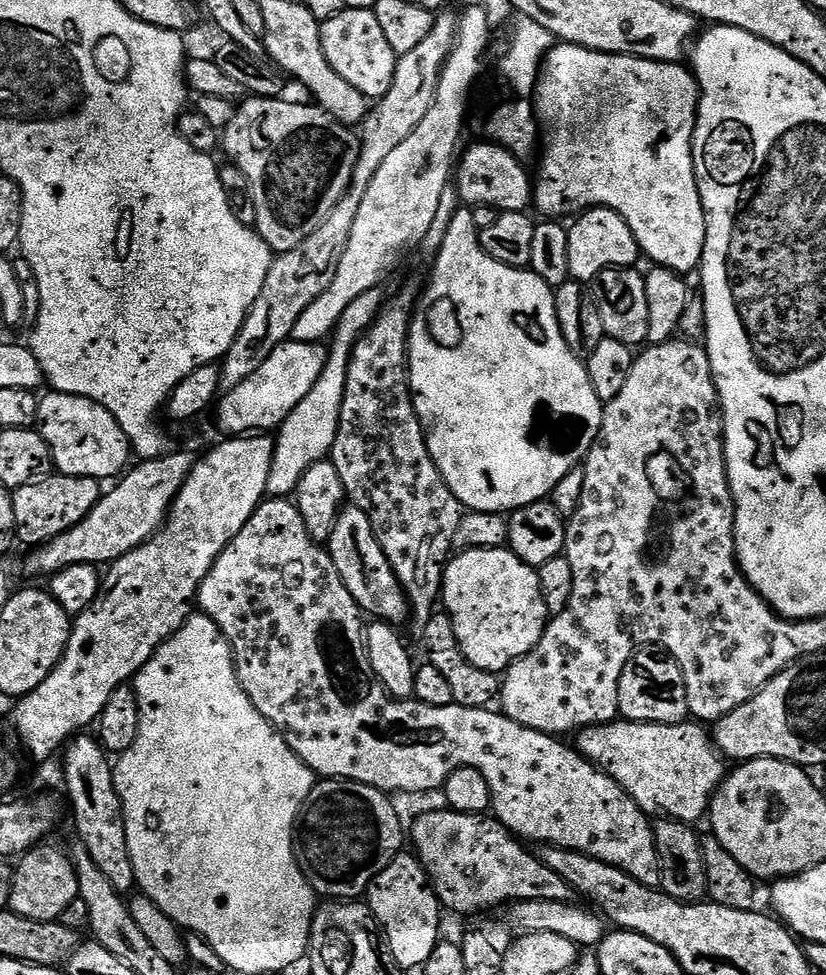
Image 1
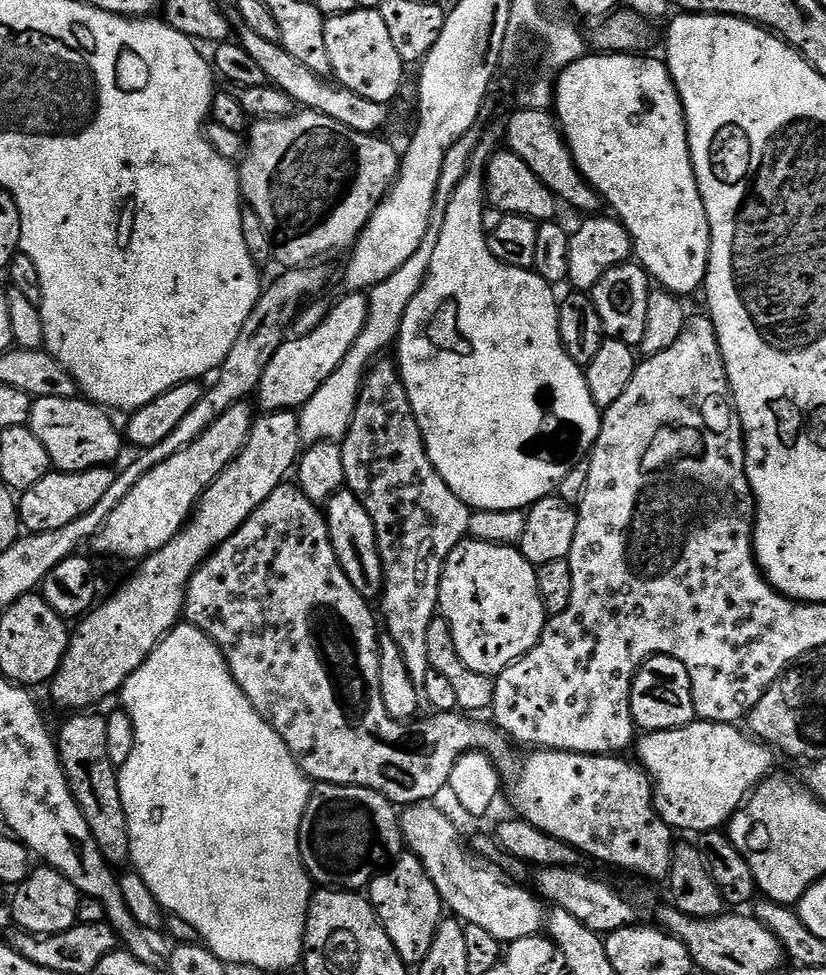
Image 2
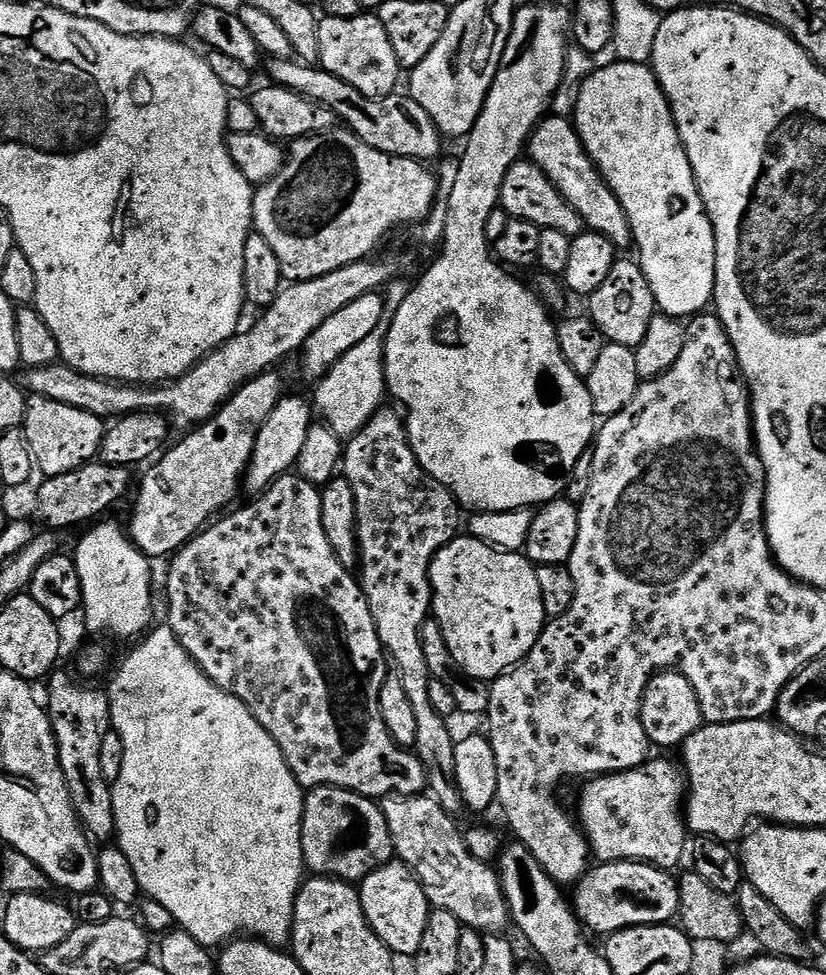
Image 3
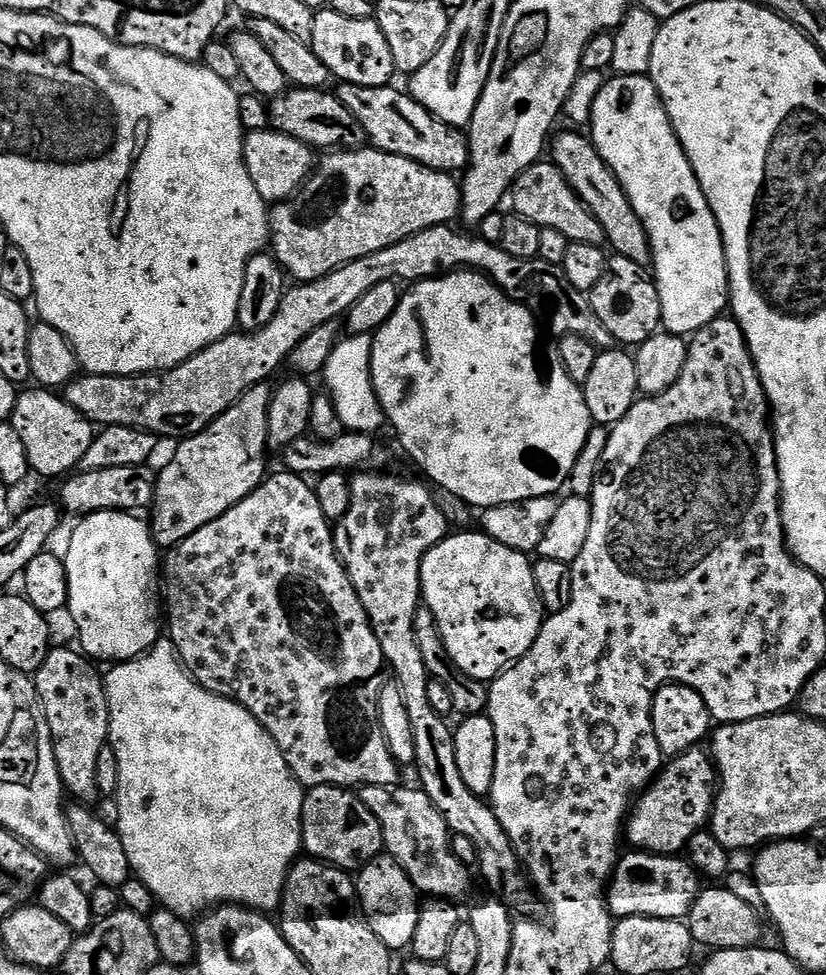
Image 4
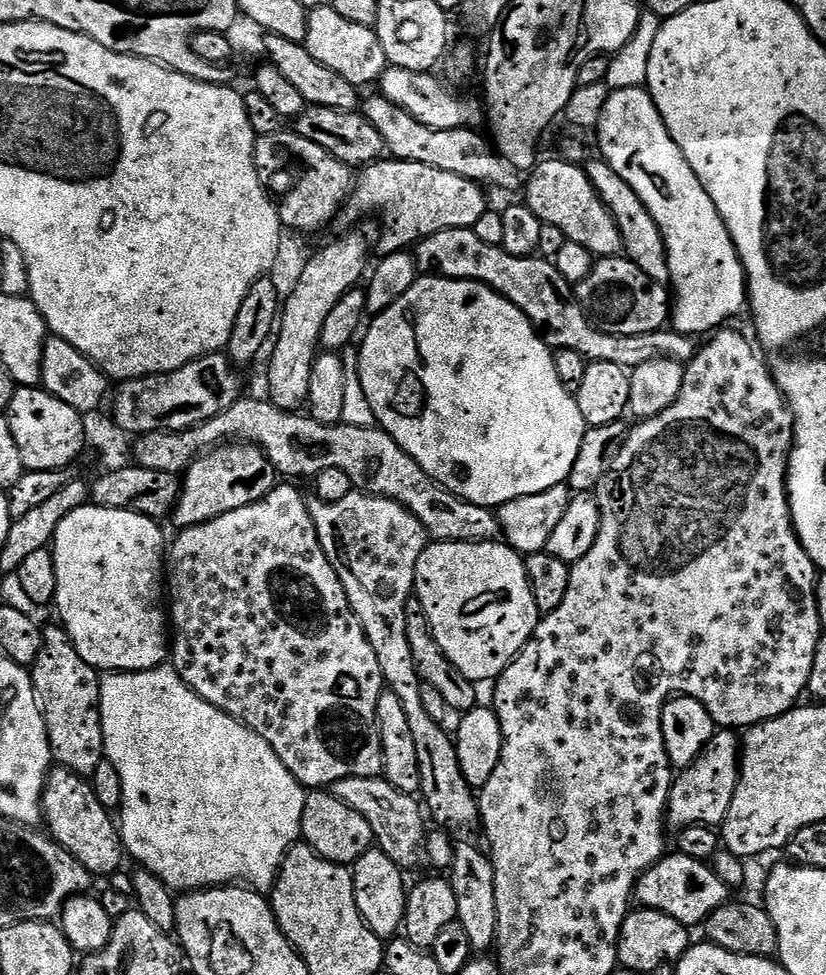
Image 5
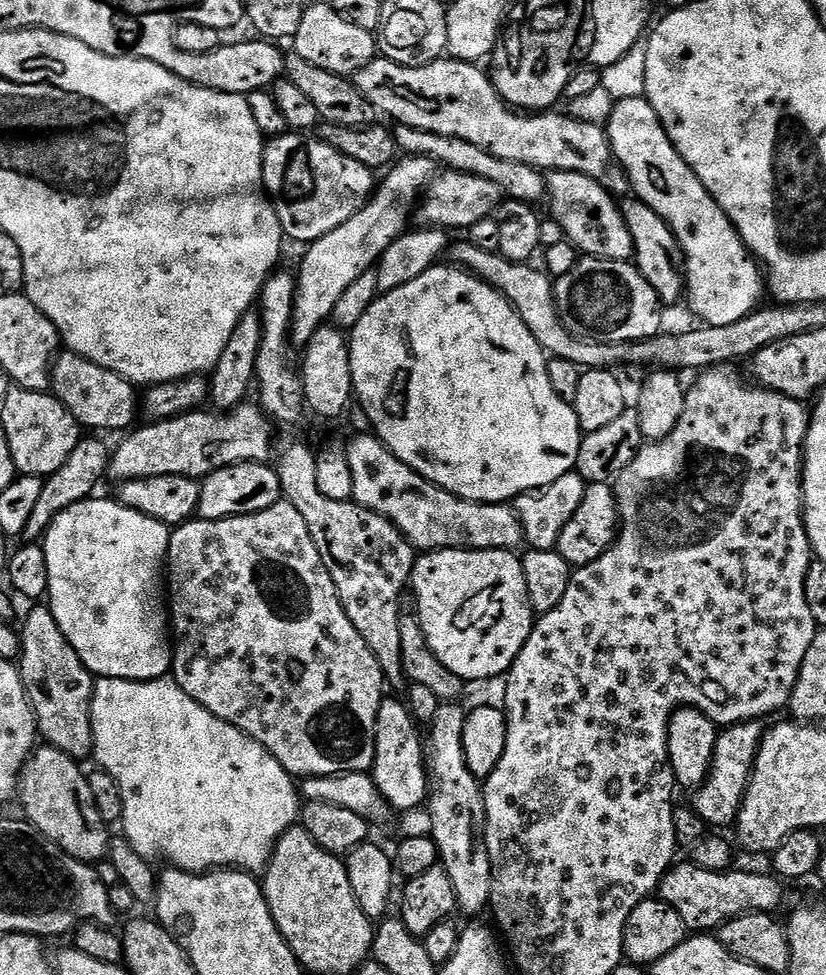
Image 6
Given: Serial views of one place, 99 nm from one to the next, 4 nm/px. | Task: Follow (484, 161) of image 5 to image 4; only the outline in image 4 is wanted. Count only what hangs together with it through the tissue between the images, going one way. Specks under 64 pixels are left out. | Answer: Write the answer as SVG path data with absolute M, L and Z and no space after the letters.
M337 83L334 95L362 122L362 130L371 147L381 152L398 154L410 158L424 168L433 168L449 174L459 173L468 166L468 137L459 128L449 128L447 124L430 115L419 102L412 99L407 91L399 92L396 86L371 88L357 84Z

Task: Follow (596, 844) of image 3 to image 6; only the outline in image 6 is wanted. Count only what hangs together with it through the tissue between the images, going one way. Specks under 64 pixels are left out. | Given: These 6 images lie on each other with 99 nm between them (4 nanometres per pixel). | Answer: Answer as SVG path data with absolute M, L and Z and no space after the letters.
M746 720L743 724L729 724L717 735L714 746L714 758L708 776L699 788L695 789L691 807L713 829L720 830L723 824L737 823L740 807L744 805L744 795L748 789L748 778L756 755L760 749L760 739L764 737L766 728L760 720Z

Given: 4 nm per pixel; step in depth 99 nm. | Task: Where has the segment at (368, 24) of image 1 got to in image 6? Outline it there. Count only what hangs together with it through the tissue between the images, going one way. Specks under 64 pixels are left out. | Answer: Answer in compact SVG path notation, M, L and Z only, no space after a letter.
M331 3L308 4L302 14L302 22L298 22L298 30L294 37L295 55L306 58L321 70L330 70L330 74L355 77L358 70L362 70L378 56L378 40L373 33L361 30L351 22L346 22L342 14L332 9Z

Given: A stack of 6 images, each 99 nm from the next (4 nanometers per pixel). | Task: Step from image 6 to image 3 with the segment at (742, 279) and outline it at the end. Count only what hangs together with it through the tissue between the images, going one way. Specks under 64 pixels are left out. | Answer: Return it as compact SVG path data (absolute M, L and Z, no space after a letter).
M611 62L605 68L597 67L591 76L584 79L580 85L578 102L574 113L574 123L582 142L586 146L592 160L598 166L598 170L604 175L605 182L614 190L618 202L622 202L622 210L626 210L626 218L630 218L632 227L632 238L635 251L640 251L638 263L640 269L646 274L650 282L650 290L656 299L656 307L665 316L677 318L691 318L703 313L704 308L713 303L716 294L716 235L712 229L712 219L708 217L708 211L704 208L704 203L700 197L700 191L696 185L696 176L692 173L692 167L688 161L688 155L684 149L684 143L680 141L680 131L676 129L676 119L672 116L672 108L668 100L664 97L664 91L660 89L660 83L656 80L656 74L648 64L631 65L623 62Z

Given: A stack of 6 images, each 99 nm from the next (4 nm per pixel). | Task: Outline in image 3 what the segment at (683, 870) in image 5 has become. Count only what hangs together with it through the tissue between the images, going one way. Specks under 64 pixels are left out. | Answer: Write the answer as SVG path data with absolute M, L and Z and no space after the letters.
M639 860L597 863L576 881L574 891L576 893L571 893L570 903L576 917L589 933L601 932L604 938L627 928L672 924L680 914L679 879L667 868L656 868Z

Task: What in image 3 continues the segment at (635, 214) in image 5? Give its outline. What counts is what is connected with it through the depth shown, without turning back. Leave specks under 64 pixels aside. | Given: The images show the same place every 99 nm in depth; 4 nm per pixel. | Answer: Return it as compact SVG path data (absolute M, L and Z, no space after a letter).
M545 115L529 136L526 152L532 163L544 171L557 190L564 195L566 202L570 202L570 206L574 206L576 213L584 219L585 229L602 234L617 250L633 247L630 218L626 218L622 202L618 202L614 190L610 190L610 186L605 182L604 175L598 170L578 134L575 123L569 117Z

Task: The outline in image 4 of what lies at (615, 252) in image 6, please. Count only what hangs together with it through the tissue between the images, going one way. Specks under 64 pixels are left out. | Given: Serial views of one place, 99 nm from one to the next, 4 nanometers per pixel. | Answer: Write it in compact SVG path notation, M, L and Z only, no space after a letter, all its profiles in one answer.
M537 162L530 165L510 189L511 211L515 215L534 222L538 227L559 230L566 234L569 242L574 244L599 244L605 243L602 222L594 218L594 214L580 201L578 194L566 182L562 170L551 162Z

